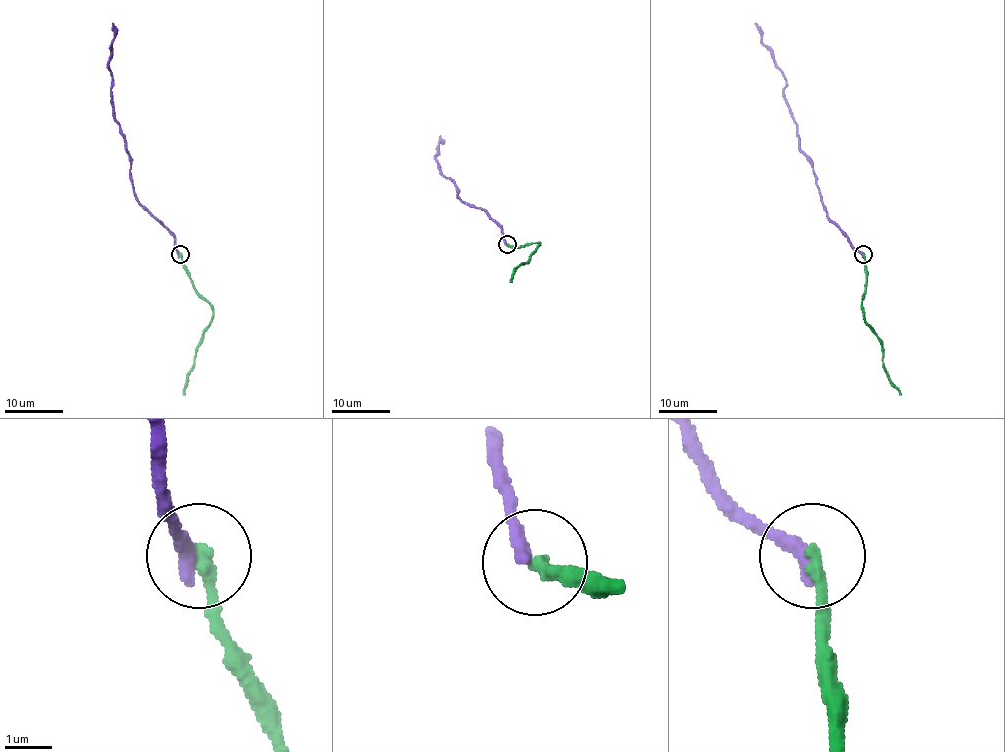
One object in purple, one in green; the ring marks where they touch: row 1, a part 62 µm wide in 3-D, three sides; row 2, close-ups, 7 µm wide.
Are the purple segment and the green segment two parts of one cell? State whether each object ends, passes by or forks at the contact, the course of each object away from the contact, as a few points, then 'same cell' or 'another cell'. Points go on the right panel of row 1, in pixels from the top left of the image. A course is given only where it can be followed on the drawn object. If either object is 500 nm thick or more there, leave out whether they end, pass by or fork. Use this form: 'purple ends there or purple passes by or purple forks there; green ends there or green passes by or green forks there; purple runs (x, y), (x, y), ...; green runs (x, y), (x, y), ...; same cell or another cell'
purple ends there; green ends there; purple runs (864, 254), (829, 219), (811, 159), (799, 147), (796, 122), (783, 93), (786, 79), (754, 23); green runs (864, 254), (864, 319), (881, 345), (883, 367), (900, 395); same cell

